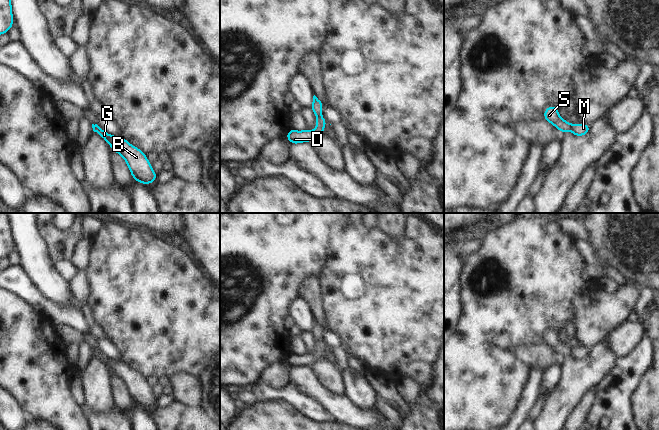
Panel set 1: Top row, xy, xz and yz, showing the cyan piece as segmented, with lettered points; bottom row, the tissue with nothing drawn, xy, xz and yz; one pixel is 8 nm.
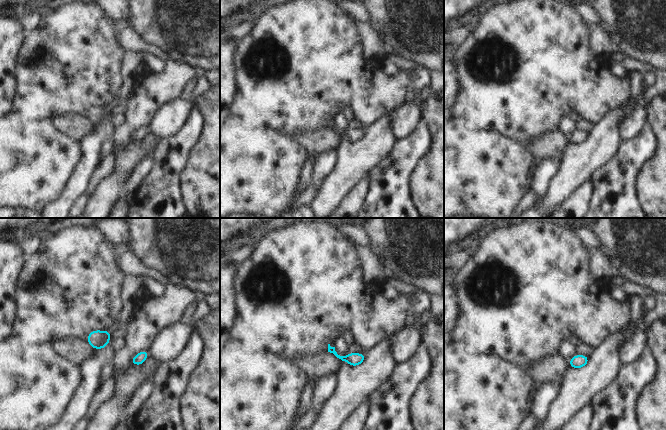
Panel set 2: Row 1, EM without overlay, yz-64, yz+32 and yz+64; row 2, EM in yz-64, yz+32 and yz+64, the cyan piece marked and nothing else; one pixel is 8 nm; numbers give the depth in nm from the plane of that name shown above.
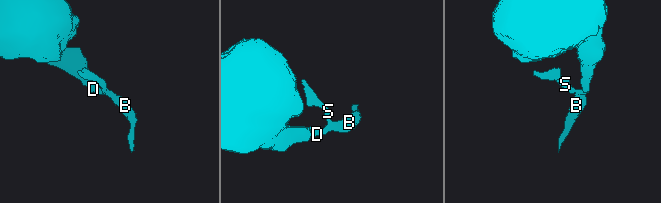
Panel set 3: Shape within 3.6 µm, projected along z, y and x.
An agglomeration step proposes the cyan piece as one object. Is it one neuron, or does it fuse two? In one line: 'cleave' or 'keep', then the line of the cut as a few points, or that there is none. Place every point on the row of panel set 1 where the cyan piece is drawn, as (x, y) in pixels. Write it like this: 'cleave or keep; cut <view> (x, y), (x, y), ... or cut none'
cleave; cut yz (572, 125), (570, 129)

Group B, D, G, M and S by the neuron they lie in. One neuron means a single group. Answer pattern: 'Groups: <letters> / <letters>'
Groups: B D G M / S

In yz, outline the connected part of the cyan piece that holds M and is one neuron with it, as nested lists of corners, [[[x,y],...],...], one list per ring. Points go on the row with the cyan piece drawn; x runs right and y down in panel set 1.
[[[572,124],[571,132],[574,136],[584,136],[590,130],[590,125],[582,124]]]

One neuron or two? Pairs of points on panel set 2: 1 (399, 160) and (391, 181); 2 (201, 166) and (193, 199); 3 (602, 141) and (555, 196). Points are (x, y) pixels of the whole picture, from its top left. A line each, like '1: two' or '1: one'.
1: one
2: one
3: one

